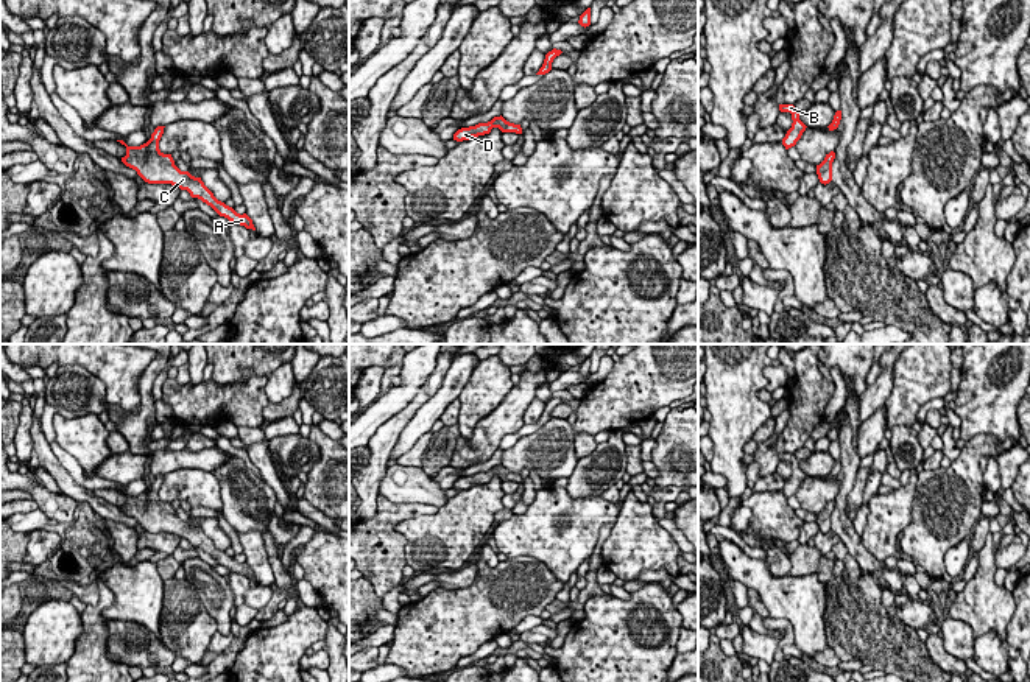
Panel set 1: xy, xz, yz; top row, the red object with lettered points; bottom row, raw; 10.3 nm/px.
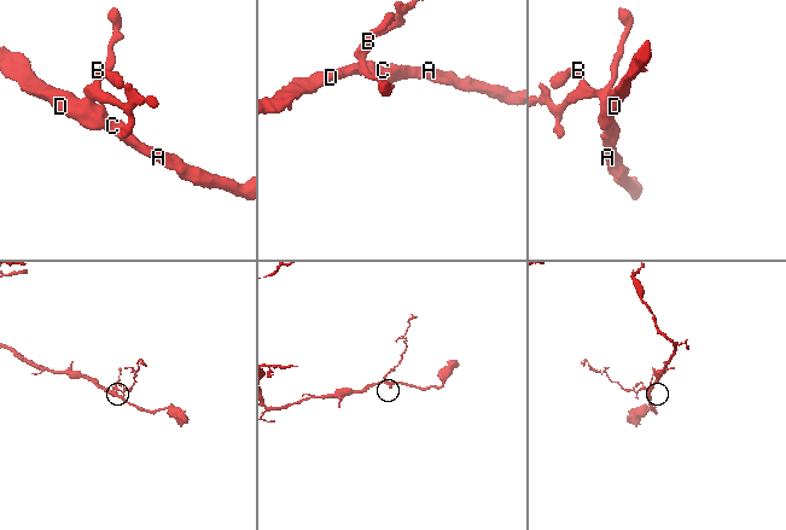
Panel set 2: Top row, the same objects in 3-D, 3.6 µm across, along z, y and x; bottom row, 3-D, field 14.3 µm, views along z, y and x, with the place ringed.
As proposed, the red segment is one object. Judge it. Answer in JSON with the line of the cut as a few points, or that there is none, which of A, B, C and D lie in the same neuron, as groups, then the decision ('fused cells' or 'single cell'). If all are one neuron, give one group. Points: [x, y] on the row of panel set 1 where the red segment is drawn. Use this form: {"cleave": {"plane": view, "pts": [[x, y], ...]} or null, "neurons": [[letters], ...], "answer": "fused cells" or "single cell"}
{"cleave": null, "neurons": [["A", "B", "C", "D"]], "answer": "single cell"}

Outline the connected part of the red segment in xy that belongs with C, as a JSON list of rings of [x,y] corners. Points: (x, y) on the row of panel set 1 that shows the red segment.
[[[157,126],[151,139],[140,146],[128,146],[123,140],[117,140],[126,146],[126,156],[122,162],[136,170],[137,174],[148,184],[171,184],[181,190],[187,190],[192,198],[198,198],[210,206],[220,216],[228,218],[234,224],[256,230],[252,220],[243,213],[237,213],[232,207],[218,201],[213,193],[204,185],[201,178],[192,176],[189,171],[181,171],[171,157],[159,149],[159,140],[165,126]]]

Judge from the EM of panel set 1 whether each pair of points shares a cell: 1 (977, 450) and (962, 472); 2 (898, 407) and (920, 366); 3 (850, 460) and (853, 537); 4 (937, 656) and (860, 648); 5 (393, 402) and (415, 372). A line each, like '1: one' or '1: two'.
1: one
2: one
3: one
4: two
5: one

